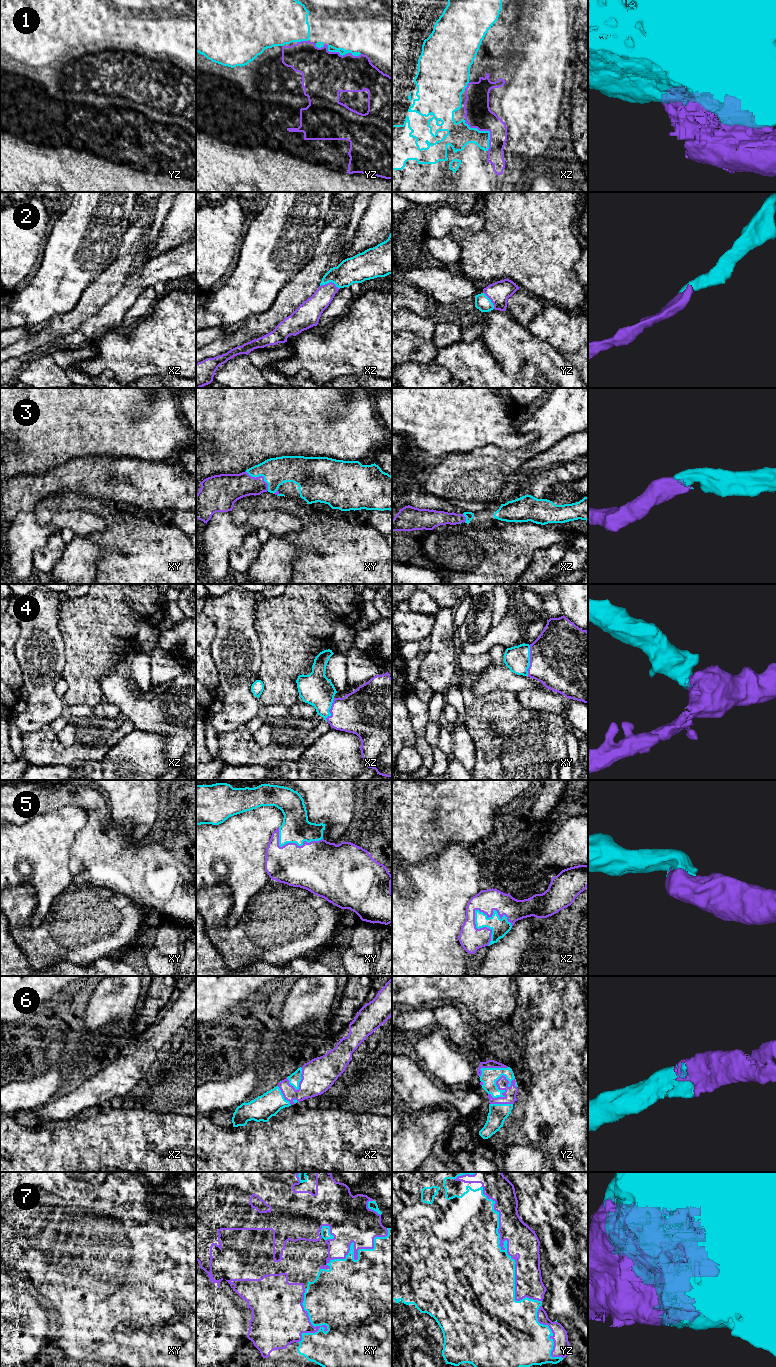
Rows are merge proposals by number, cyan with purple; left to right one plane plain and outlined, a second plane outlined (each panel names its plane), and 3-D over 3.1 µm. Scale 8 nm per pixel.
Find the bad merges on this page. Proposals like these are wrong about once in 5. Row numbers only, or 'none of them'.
1

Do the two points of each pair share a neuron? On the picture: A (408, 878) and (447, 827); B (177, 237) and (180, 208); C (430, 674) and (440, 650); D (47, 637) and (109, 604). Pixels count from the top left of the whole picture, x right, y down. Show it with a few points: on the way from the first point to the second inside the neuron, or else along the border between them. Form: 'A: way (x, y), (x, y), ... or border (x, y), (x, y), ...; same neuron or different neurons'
A: border (442, 853), (430, 855), (417, 863), (402, 860); different neurons
B: way (177, 230), (180, 224), (180, 215); same neuron
C: way (436, 668), (440, 664), (440, 656); same neuron
D: border (59, 607), (59, 632), (64, 644), (65, 654); different neurons

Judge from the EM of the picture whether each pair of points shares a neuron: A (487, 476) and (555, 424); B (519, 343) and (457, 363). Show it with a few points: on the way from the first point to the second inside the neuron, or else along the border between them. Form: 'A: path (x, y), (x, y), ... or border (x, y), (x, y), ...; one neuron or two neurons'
A: path (504, 465), (528, 452), (540, 441); one neuron
B: border (481, 336), (485, 346), (505, 371); two neurons

